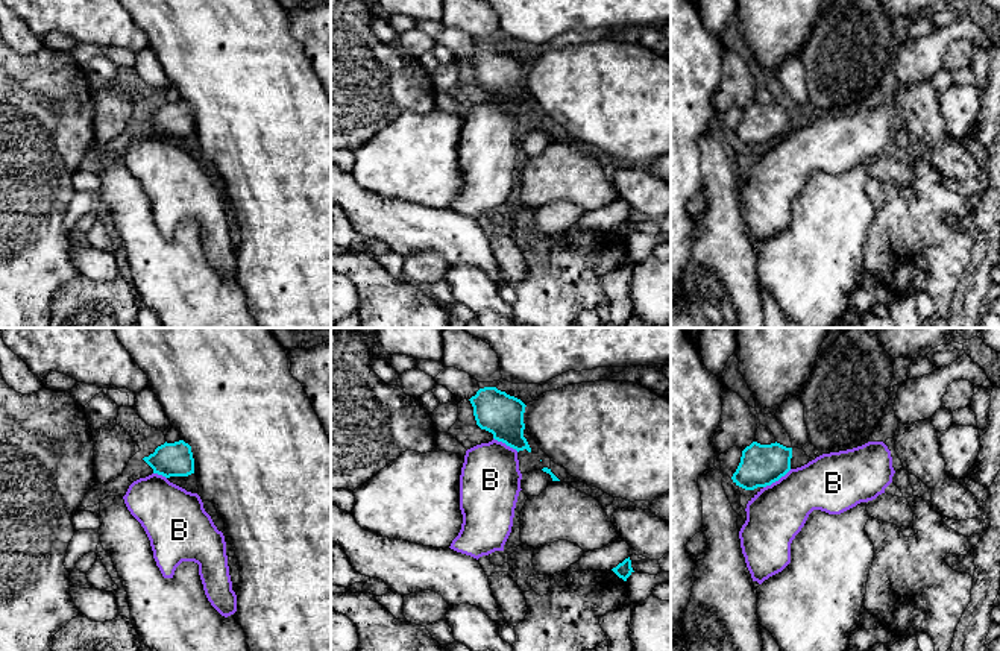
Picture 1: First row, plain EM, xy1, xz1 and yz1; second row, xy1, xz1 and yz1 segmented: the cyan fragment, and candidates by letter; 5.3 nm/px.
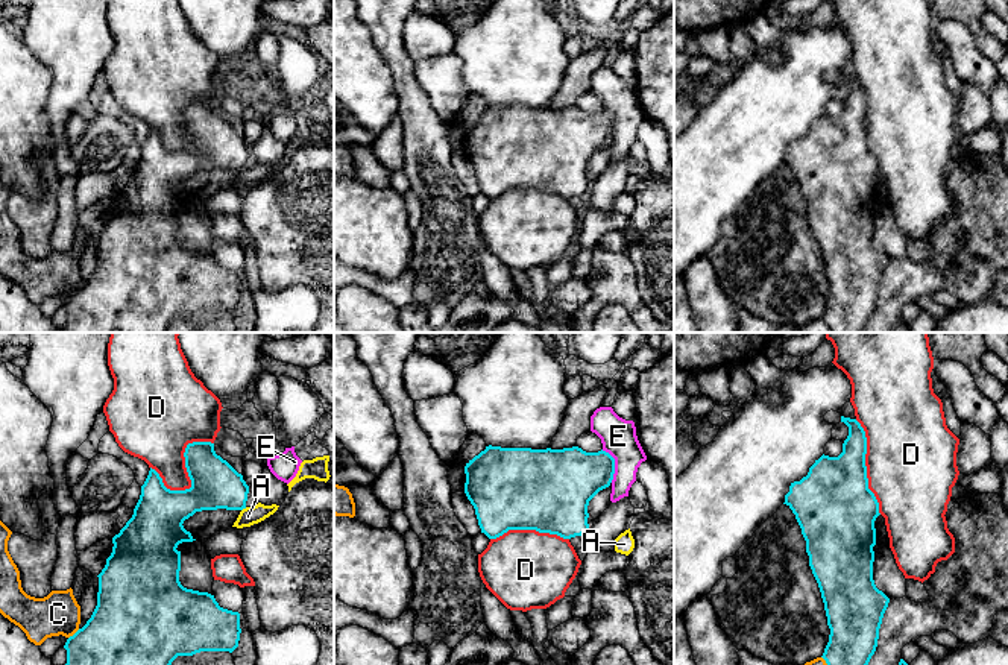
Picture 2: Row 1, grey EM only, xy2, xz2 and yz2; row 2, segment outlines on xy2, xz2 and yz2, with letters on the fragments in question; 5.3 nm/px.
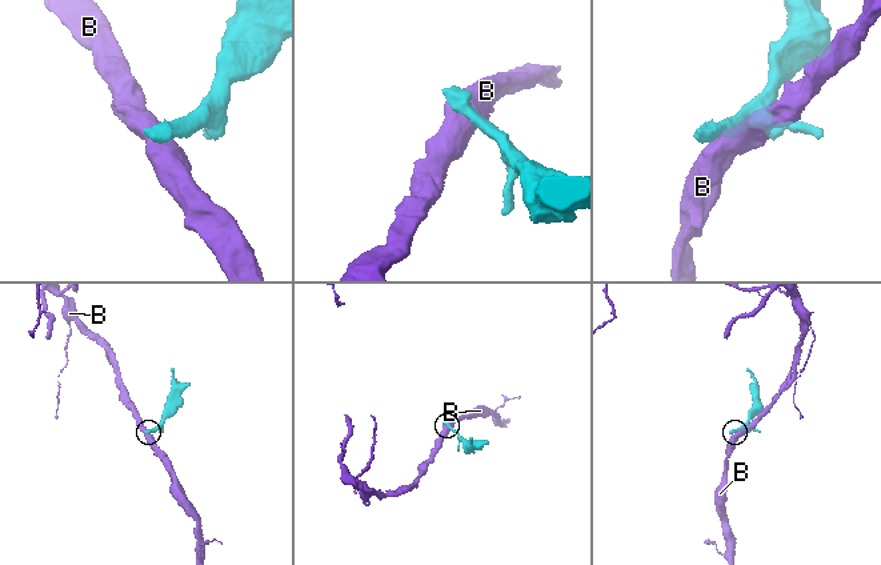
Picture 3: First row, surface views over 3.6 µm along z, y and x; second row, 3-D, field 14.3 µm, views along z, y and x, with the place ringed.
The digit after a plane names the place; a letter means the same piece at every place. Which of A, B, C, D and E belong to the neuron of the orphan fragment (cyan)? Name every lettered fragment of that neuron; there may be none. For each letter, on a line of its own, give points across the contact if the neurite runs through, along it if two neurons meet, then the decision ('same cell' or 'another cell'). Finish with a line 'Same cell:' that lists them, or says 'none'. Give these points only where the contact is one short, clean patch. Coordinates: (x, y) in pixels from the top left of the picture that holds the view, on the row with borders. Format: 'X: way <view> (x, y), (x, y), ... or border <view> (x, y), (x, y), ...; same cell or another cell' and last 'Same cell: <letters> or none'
A: another cell
B: border yz1 (791, 469), (764, 487); another cell
C: another cell
D: another cell
E: border xz2 (601, 450), (614, 459), (612, 482); another cell
Same cell: none

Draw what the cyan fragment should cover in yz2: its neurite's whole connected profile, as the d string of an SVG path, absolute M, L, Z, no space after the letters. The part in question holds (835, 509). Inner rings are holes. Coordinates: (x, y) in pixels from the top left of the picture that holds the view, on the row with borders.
M841 416L841 422L849 427L843 452L838 457L823 454L815 460L806 477L791 483L783 504L792 510L802 528L809 566L824 603L830 635L821 657L827 665L868 665L890 603L873 580L874 521L880 513L879 503L868 489L865 431L856 419Z

